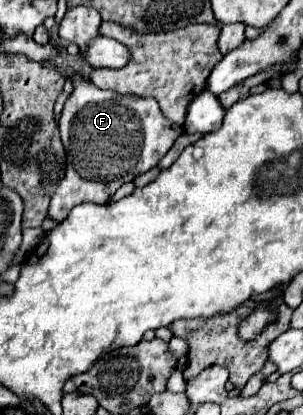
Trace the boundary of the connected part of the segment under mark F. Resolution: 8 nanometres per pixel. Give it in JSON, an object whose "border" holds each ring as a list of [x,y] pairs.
{"border":[[[80,75],[72,83],[74,93],[66,101],[60,117],[60,135],[66,147],[66,175],[52,195],[48,211],[58,223],[68,217],[72,207],[86,201],[106,203],[120,185],[156,167],[182,133],[180,127],[162,115],[158,101],[152,97],[102,91]]]}

